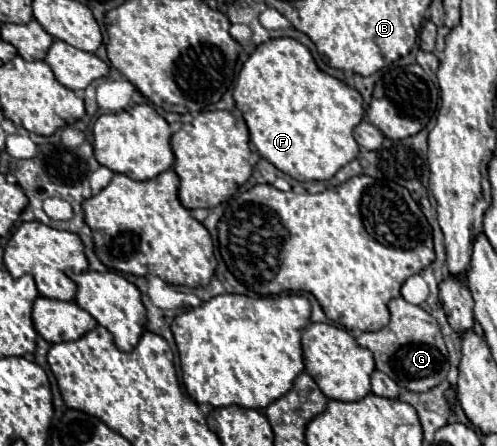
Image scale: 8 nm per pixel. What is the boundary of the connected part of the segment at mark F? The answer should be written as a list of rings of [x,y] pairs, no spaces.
[[[271,39],[261,43],[243,63],[235,89],[235,107],[241,111],[247,127],[251,145],[257,153],[273,163],[285,175],[297,181],[325,181],[331,179],[343,165],[353,161],[359,153],[359,145],[353,139],[353,129],[361,123],[363,99],[359,91],[347,87],[343,81],[317,69],[309,49],[295,39]]]

